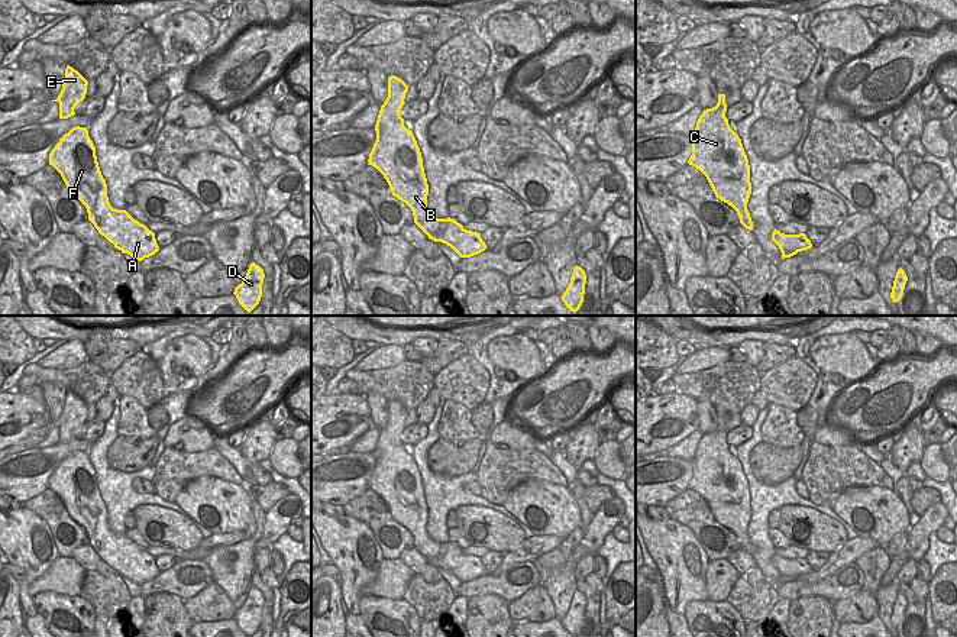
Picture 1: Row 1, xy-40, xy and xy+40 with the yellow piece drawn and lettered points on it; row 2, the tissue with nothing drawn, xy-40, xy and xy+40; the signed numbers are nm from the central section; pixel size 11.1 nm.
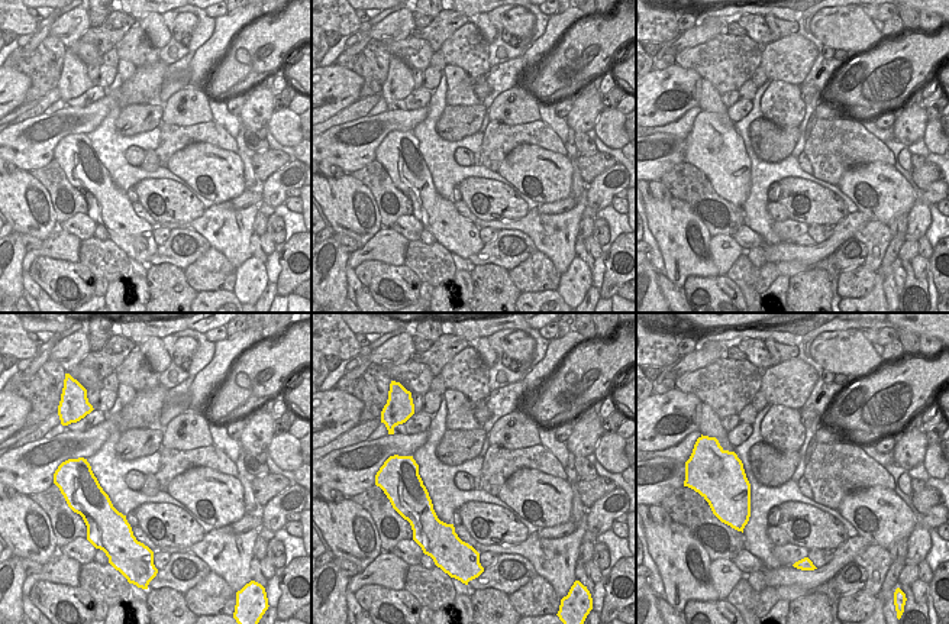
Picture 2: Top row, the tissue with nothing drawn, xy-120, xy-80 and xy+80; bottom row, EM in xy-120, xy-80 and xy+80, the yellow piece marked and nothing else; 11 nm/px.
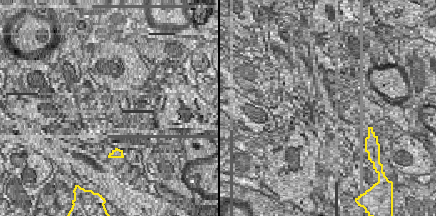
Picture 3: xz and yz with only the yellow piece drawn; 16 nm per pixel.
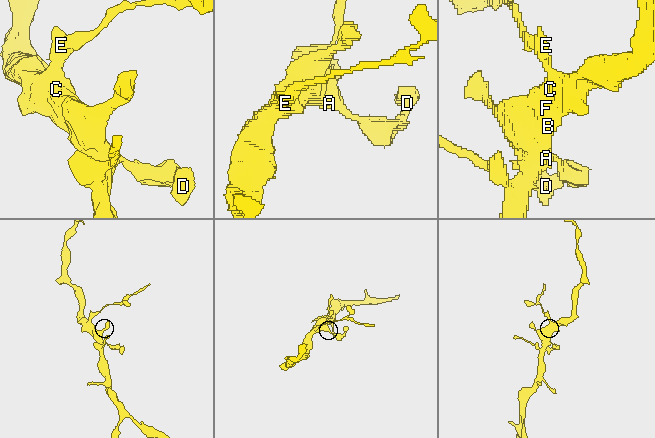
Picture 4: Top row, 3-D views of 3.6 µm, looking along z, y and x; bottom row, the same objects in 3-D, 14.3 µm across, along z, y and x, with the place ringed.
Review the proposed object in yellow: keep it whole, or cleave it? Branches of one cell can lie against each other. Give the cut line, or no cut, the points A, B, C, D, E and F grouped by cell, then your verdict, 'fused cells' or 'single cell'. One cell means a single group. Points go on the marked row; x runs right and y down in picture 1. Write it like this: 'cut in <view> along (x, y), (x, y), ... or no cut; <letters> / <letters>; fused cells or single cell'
no cut; A B C D E F; single cell

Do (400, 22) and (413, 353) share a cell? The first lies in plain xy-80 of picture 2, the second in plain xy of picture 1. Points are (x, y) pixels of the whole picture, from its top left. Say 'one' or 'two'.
two

